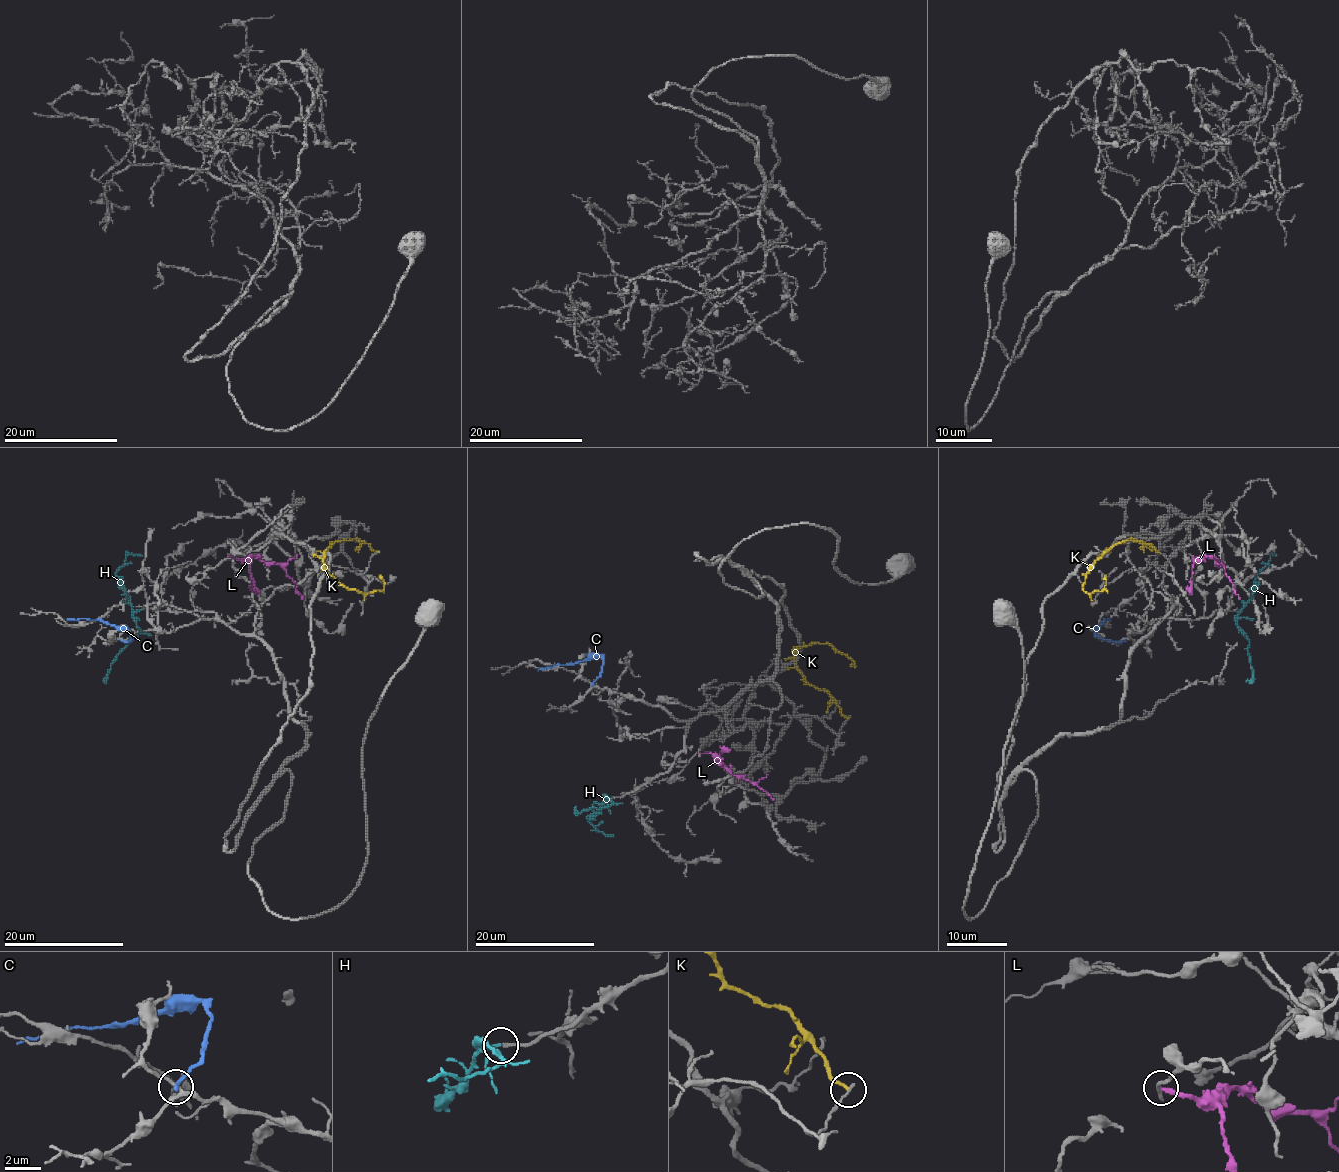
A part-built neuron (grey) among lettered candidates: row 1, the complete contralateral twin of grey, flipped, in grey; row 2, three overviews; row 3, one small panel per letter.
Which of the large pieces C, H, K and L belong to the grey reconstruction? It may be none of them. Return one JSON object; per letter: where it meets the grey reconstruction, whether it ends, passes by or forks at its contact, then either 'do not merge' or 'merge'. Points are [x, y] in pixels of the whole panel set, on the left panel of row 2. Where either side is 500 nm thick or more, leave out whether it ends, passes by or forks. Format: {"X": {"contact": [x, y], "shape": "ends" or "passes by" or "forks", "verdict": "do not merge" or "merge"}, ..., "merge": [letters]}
{"C": {"contact": [120, 640], "shape": "ends", "verdict": "do not merge"}, "H": {"contact": [141, 610], "shape": "ends", "verdict": "merge"}, "K": {"contact": [377, 552], "shape": "ends", "verdict": "do not merge"}, "L": {"contact": [229, 556], "shape": "ends", "verdict": "do not merge"}, "merge": ["H"]}

